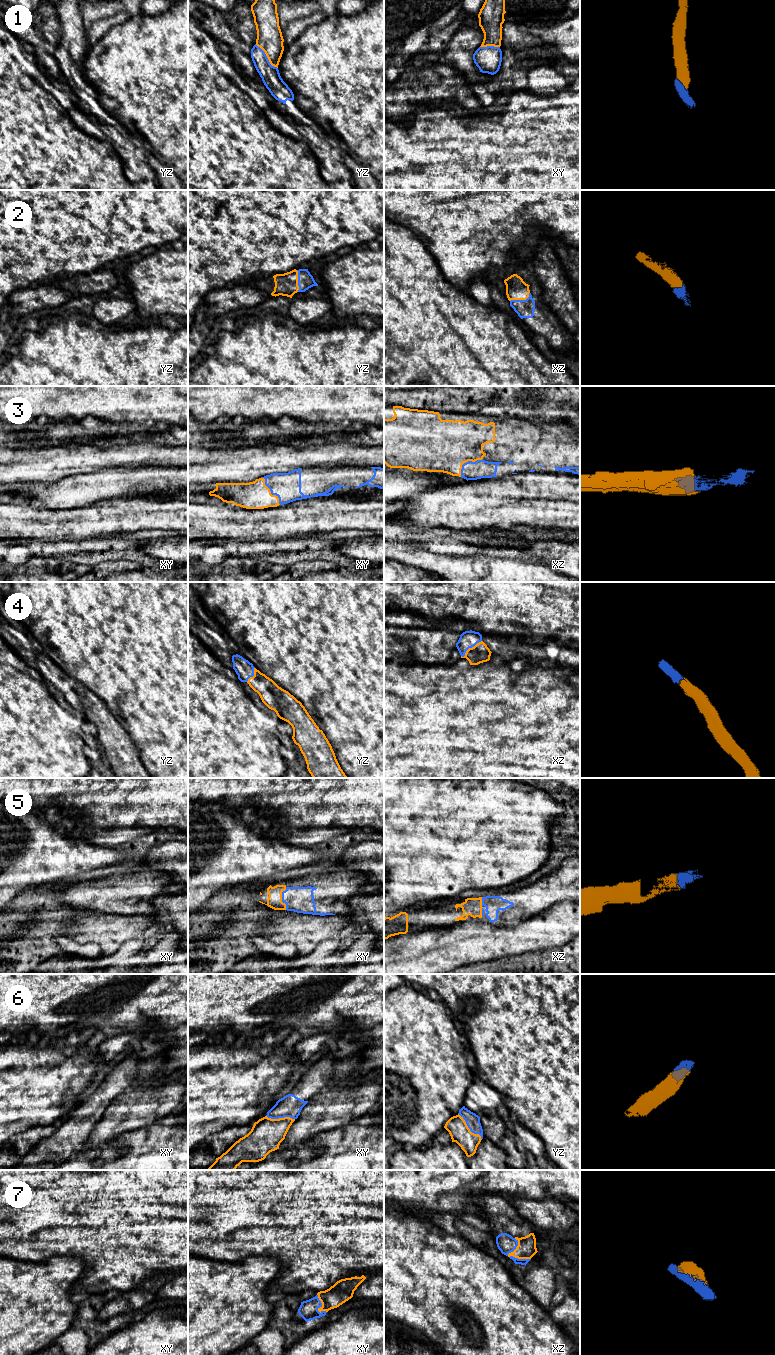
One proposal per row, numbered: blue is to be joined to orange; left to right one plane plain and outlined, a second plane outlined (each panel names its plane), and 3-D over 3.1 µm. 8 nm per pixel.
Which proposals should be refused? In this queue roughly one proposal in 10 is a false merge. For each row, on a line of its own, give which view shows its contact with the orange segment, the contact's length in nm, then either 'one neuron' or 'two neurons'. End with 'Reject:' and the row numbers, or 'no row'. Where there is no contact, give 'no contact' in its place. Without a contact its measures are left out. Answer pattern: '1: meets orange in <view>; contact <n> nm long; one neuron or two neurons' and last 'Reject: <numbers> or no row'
1: meets orange in yz; contact 260 nm long; one neuron
2: meets orange in xz; contact 180 nm long; one neuron
3: meets orange in xy; contact 280 nm long; one neuron
4: meets orange in xz; contact 220 nm long; one neuron
5: meets orange in xy; contact 180 nm long; one neuron
6: meets orange in yz; contact 280 nm long; one neuron
7: meets orange in xz; contact 220 nm long; one neuron
Reject: no row

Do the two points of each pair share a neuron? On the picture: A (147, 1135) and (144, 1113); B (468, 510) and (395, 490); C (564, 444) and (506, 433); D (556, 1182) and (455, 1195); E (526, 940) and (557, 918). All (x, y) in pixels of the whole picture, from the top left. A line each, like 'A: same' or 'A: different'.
A: different
B: different
C: same
D: same
E: same

